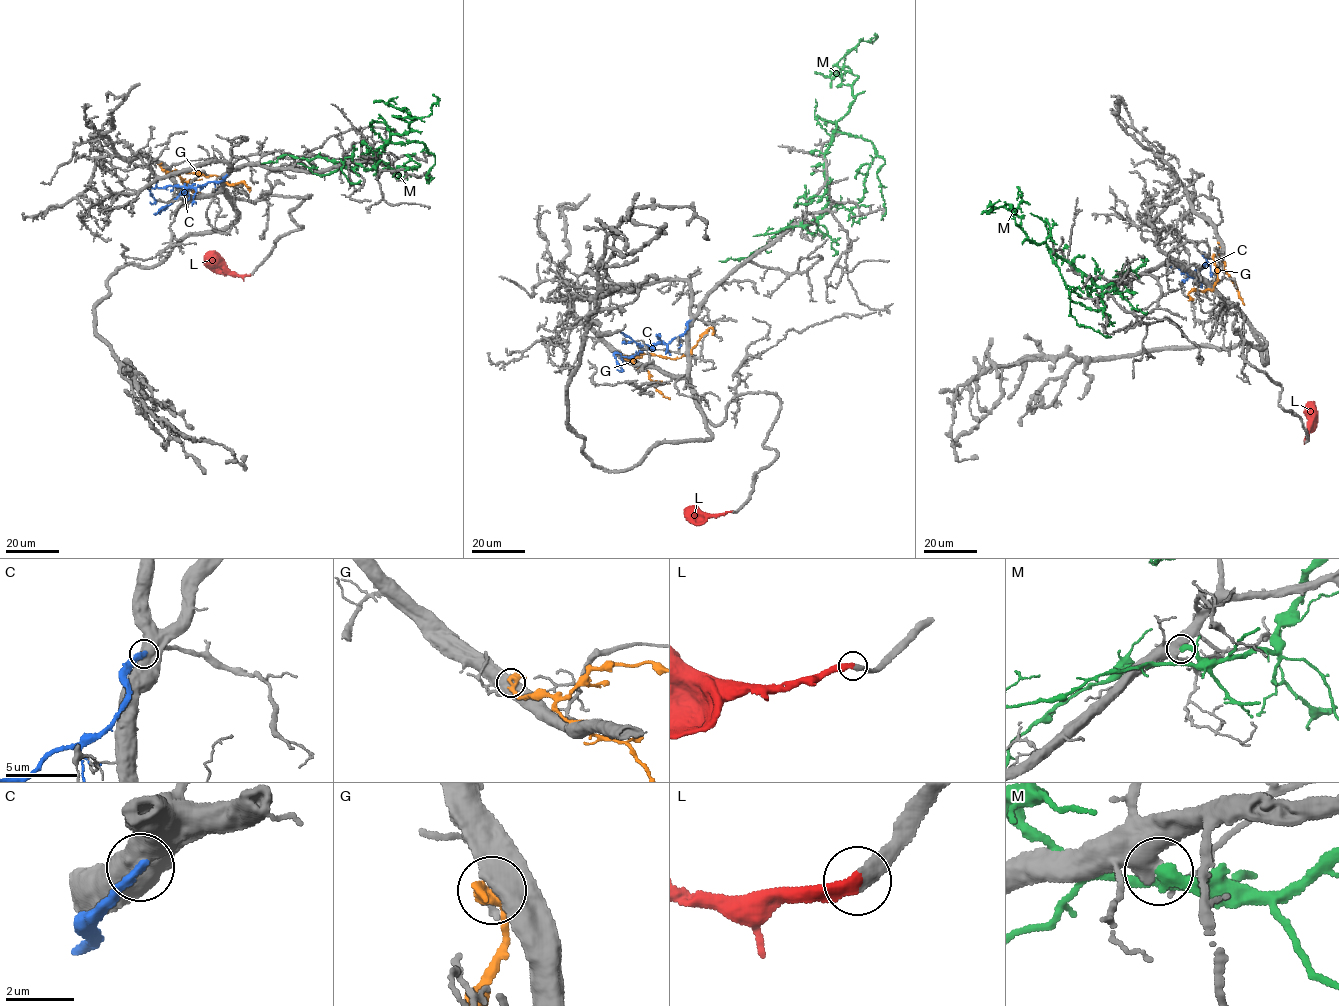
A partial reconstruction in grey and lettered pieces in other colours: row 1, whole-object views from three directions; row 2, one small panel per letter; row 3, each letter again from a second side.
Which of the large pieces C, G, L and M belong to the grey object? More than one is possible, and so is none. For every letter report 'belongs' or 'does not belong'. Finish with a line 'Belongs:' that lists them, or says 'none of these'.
C: does not belong
G: does not belong
L: belongs
M: does not belong
Belongs: L

